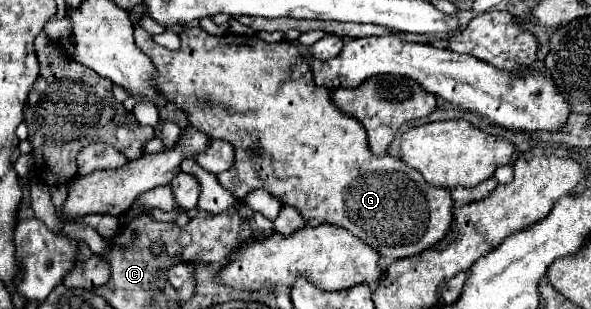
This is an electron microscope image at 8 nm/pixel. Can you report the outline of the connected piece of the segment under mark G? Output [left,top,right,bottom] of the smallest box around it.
[135,26,453,260]

